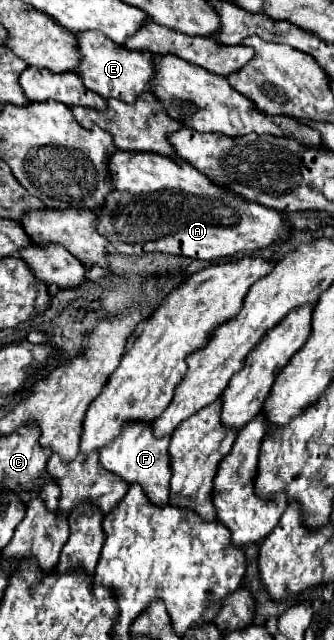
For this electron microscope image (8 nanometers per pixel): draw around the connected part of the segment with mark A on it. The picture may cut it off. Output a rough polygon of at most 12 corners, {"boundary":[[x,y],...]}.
{"boundary":[[177,156],[109,158],[119,254],[217,260],[289,238]]}

